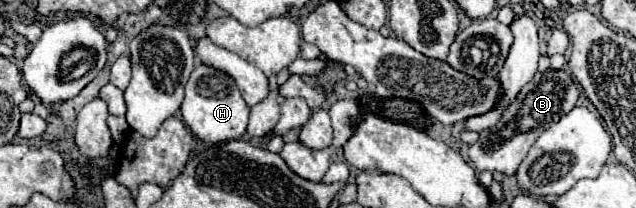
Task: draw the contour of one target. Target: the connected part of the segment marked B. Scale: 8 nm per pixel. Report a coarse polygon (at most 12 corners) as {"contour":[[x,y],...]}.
{"contour":[[567,70],[537,72],[495,130],[469,148],[477,170],[515,174],[575,108]]}

